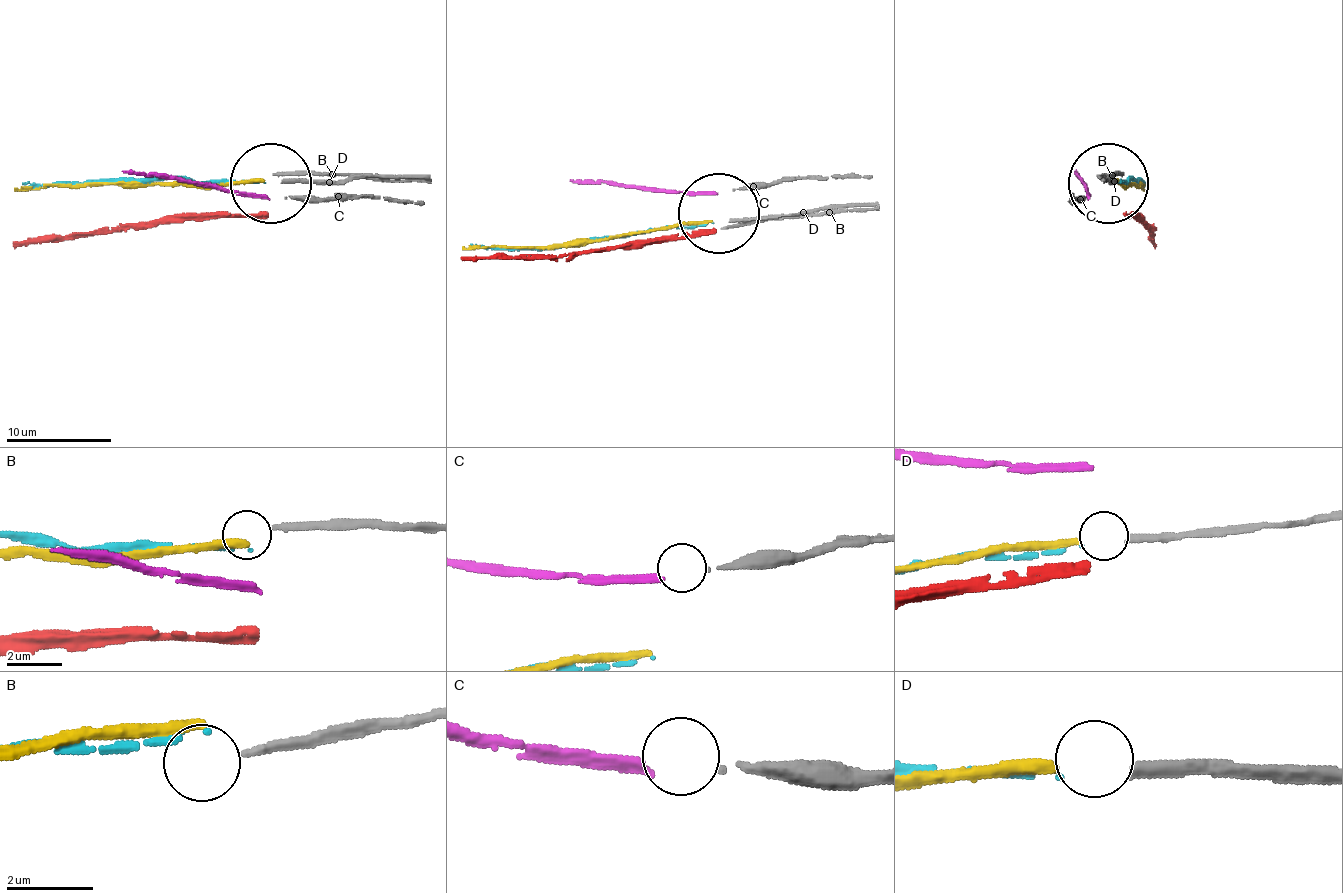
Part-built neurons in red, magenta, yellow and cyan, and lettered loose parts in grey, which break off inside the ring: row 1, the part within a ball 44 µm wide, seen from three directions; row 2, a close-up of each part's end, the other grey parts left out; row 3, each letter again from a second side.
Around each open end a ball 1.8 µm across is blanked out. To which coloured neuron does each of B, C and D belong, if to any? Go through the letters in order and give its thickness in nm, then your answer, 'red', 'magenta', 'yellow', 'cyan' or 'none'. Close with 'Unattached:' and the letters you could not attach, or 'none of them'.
B: calibre 200 nm; none
C: calibre 160 nm; magenta
D: calibre 260 nm; yellow
Unattached: B

